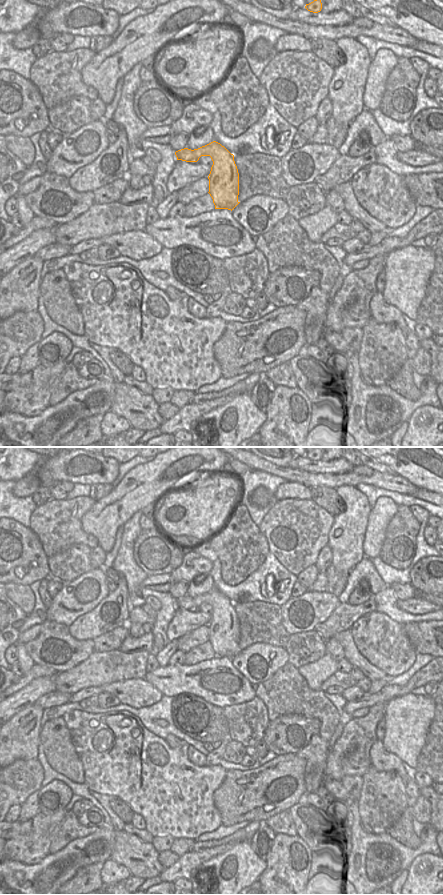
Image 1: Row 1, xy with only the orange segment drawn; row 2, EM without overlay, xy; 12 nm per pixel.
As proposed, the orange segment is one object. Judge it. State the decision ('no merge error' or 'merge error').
no merge error

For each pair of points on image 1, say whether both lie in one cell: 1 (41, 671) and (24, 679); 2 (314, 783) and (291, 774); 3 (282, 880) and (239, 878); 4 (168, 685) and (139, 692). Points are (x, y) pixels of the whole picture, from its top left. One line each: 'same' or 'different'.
1: same
2: different
3: different
4: different

